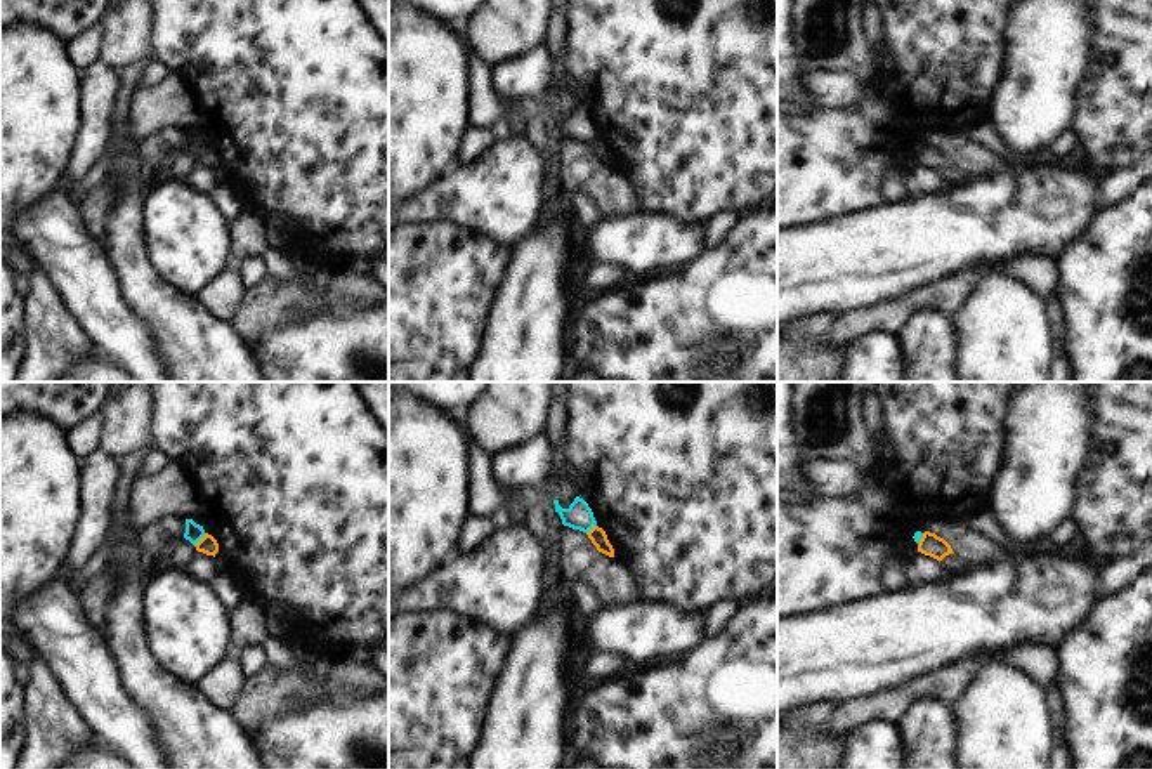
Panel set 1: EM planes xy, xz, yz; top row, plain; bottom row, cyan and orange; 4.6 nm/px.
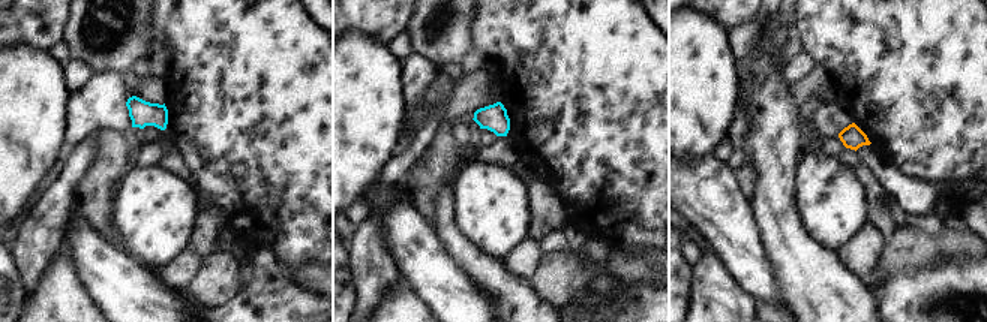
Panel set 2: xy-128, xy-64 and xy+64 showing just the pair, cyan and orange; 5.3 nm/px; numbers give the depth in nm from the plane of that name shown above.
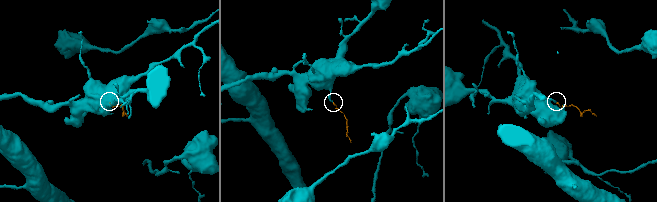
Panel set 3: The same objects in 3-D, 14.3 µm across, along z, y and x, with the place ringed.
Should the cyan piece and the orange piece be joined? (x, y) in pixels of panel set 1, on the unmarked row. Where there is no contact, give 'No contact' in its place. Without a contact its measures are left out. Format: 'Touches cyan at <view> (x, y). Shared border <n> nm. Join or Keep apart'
Touches cyan at xy (200, 150). Shared border 80 nm. Keep apart.

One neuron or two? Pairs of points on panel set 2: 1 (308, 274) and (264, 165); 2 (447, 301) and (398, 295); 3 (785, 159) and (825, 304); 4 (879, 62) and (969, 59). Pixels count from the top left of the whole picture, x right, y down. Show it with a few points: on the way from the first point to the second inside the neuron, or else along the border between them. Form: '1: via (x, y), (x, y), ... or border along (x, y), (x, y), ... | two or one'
1: border along (317, 264), (303, 264), (287, 273) | two
2: border along (401, 276), (429, 306) | two
3: via (780, 195), (780, 229), (788, 246), (804, 268) | one
4: via (902, 62), (947, 62) | one

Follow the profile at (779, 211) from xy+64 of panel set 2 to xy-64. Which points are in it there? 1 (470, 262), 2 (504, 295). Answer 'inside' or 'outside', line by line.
1: inside
2: inside

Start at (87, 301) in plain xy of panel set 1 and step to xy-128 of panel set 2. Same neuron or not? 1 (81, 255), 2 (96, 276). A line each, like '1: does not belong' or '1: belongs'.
1: belongs
2: belongs

